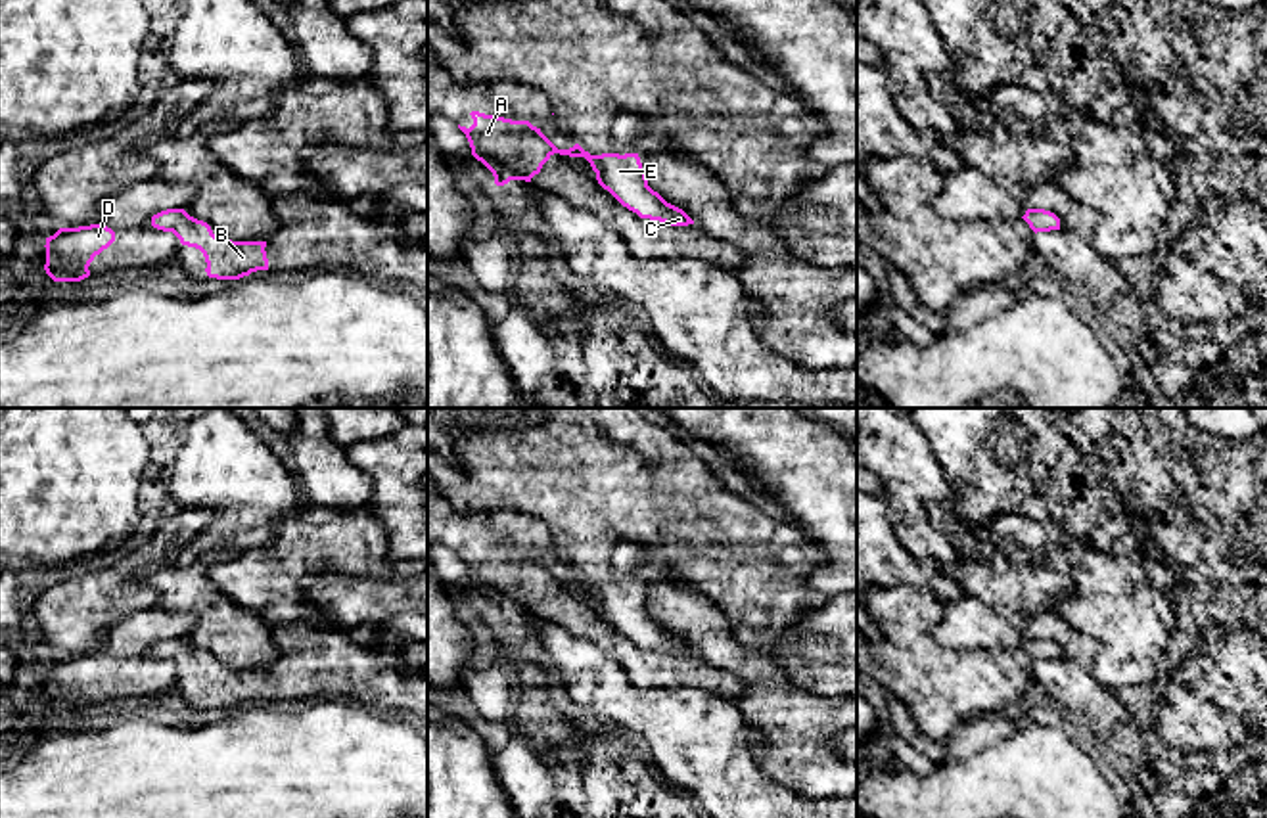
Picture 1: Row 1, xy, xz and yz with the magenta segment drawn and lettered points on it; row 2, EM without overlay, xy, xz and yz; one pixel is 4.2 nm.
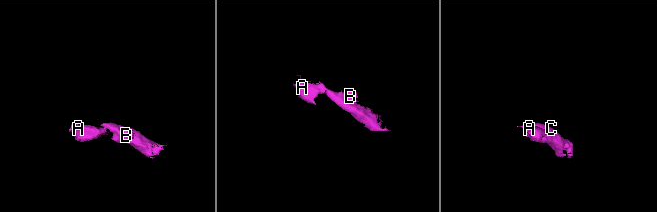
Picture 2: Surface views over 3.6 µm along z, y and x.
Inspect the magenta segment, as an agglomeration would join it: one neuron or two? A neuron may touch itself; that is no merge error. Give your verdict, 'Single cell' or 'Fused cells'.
Fused cells

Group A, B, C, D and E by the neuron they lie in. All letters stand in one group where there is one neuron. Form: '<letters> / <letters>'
A D / B C E

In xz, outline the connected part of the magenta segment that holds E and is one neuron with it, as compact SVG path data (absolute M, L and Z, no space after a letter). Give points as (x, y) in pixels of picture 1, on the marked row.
M638 153L592 155L598 184L623 207L640 218L659 220L671 226L688 226L694 220L679 207L667 203L648 186Z

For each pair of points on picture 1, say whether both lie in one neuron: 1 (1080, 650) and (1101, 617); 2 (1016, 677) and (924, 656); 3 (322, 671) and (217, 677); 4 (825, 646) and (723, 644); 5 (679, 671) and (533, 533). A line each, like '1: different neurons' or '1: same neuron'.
1: different neurons
2: same neuron
3: same neuron
4: different neurons
5: same neuron

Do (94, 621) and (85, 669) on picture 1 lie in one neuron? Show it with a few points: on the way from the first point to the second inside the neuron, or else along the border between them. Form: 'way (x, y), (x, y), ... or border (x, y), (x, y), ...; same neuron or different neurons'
border (119, 621), (98, 652), (60, 658); different neurons

